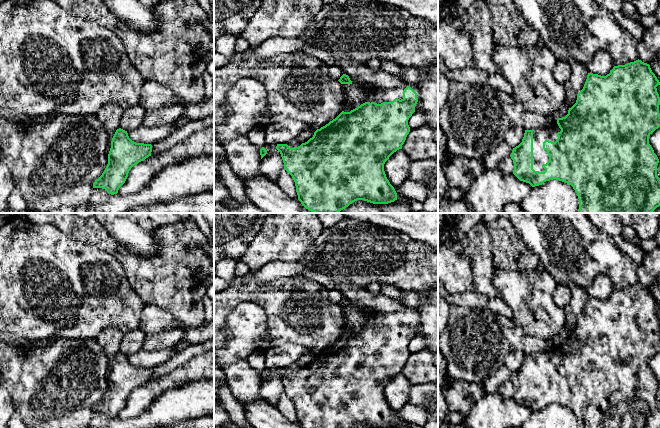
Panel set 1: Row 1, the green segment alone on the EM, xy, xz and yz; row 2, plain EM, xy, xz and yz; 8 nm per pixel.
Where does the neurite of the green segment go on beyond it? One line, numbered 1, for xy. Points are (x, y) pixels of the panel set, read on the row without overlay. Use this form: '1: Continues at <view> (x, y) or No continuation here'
1: No continuation here

